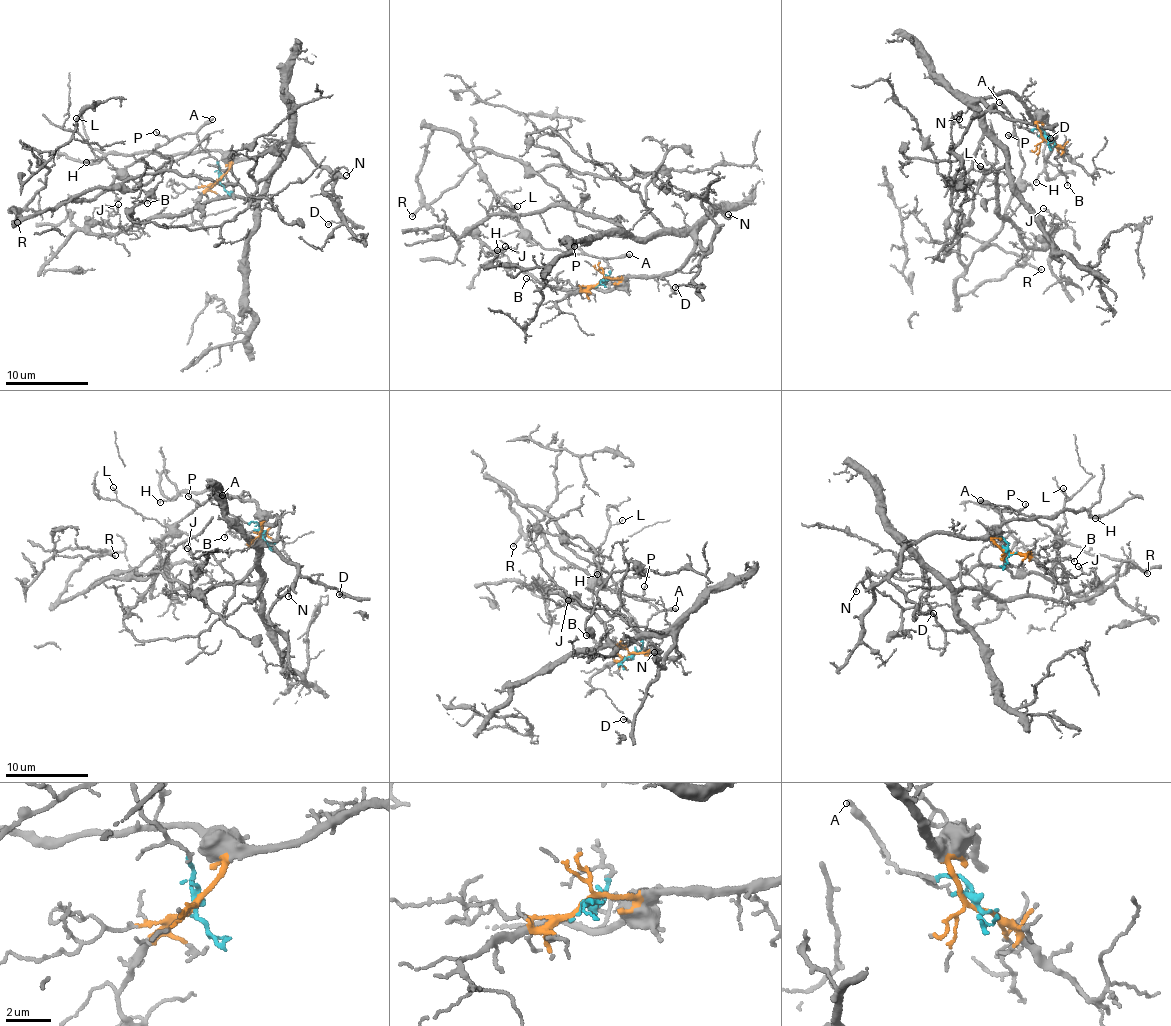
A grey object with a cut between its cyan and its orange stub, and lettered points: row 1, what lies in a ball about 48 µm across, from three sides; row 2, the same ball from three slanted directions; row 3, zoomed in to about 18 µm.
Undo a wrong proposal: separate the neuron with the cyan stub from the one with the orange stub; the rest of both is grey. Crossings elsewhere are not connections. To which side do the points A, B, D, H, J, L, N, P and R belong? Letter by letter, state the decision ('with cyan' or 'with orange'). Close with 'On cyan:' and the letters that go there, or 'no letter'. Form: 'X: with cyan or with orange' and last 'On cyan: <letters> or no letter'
A: with cyan
B: with orange
D: with orange
H: with orange
J: with orange
L: with cyan
N: with orange
P: with cyan
R: with cyan
On cyan: A, L, P, R

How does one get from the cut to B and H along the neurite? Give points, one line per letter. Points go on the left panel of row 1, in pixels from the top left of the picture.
B: (219, 180), (174, 196), (153, 198), (146, 203)
H: (219, 180), (229, 167), (228, 159), (213, 150), (162, 156), (110, 153), (86, 162)

